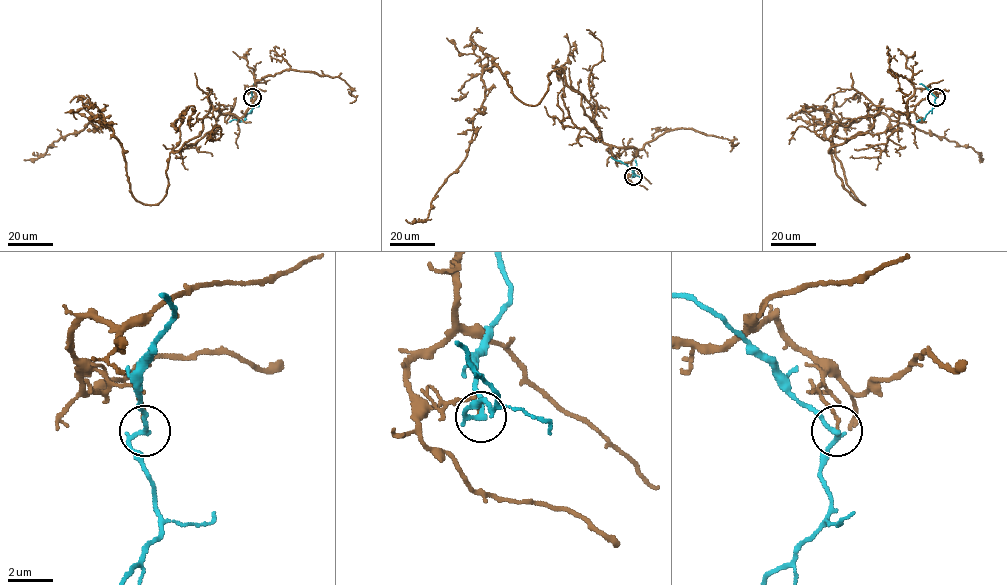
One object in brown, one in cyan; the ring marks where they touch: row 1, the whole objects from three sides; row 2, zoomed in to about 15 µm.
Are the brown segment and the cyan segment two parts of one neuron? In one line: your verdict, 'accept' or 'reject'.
reject

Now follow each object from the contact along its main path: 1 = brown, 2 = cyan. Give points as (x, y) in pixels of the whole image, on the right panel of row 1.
1: (936, 97), (829, 150), (842, 186), (865, 205), (833, 114), (979, 160)
2: (936, 97), (935, 106), (923, 120), (916, 121)

